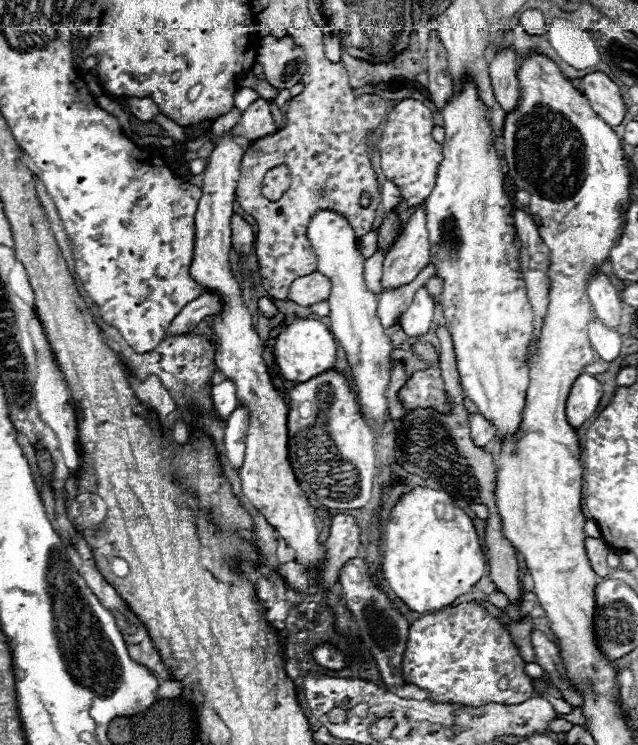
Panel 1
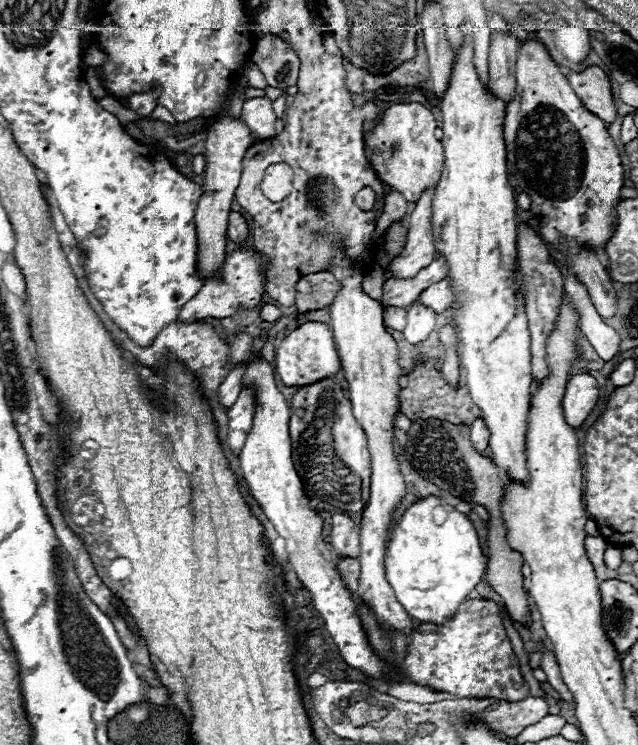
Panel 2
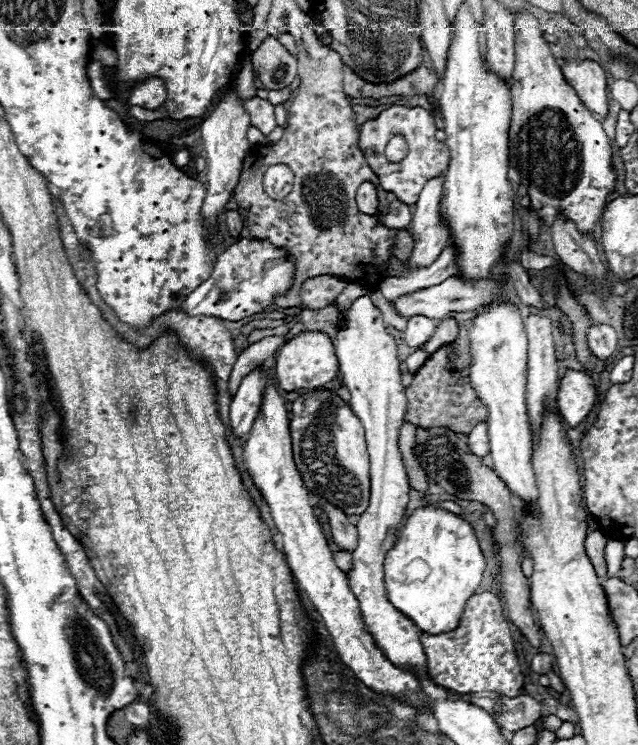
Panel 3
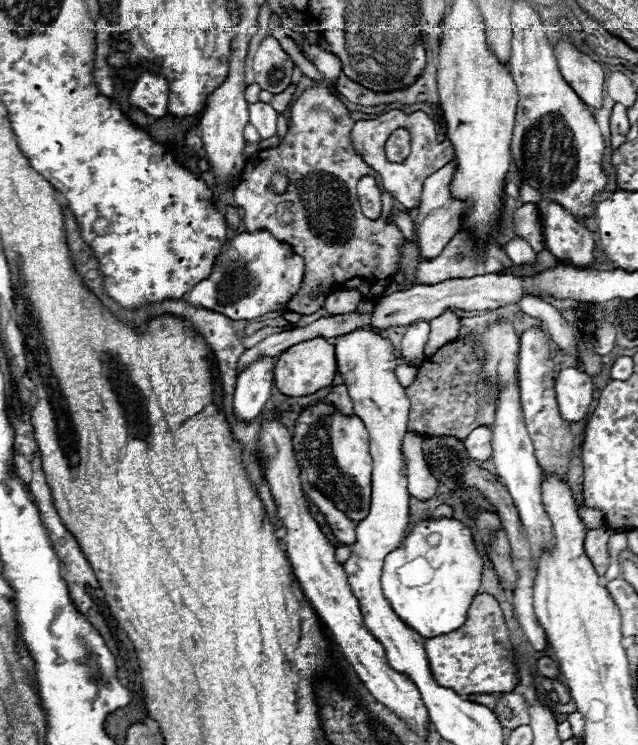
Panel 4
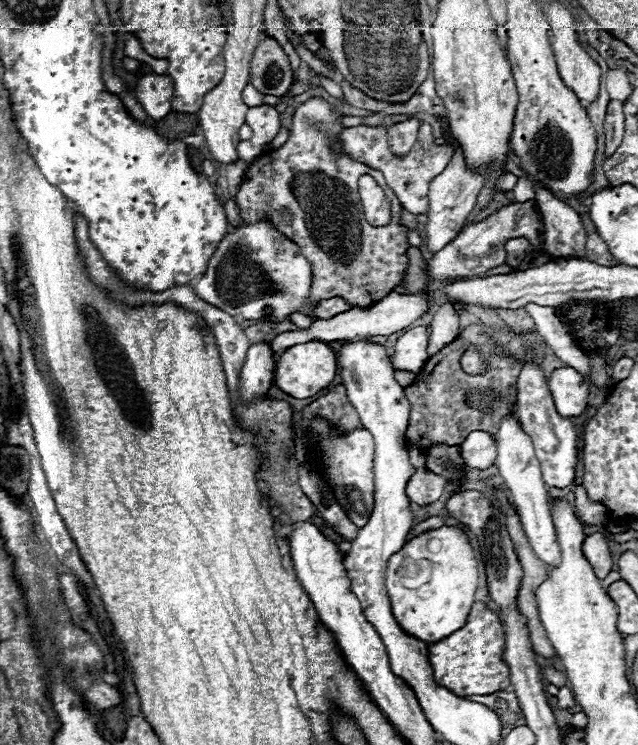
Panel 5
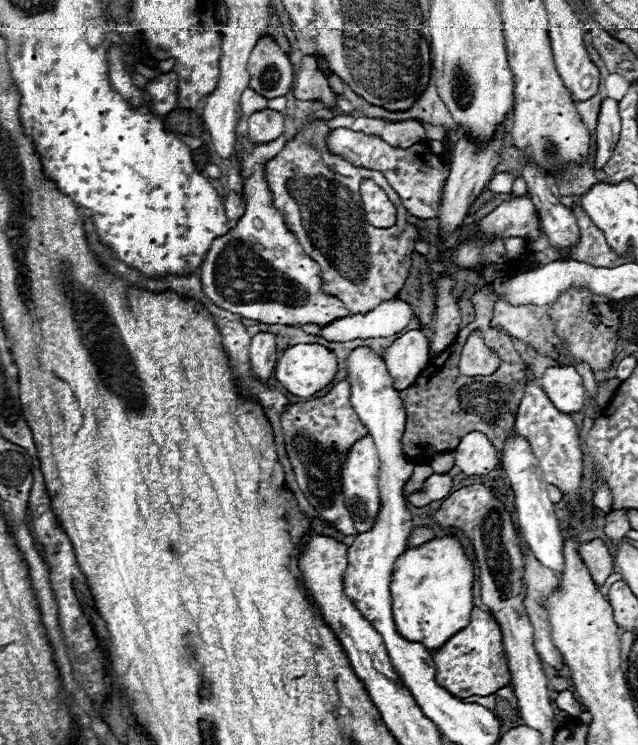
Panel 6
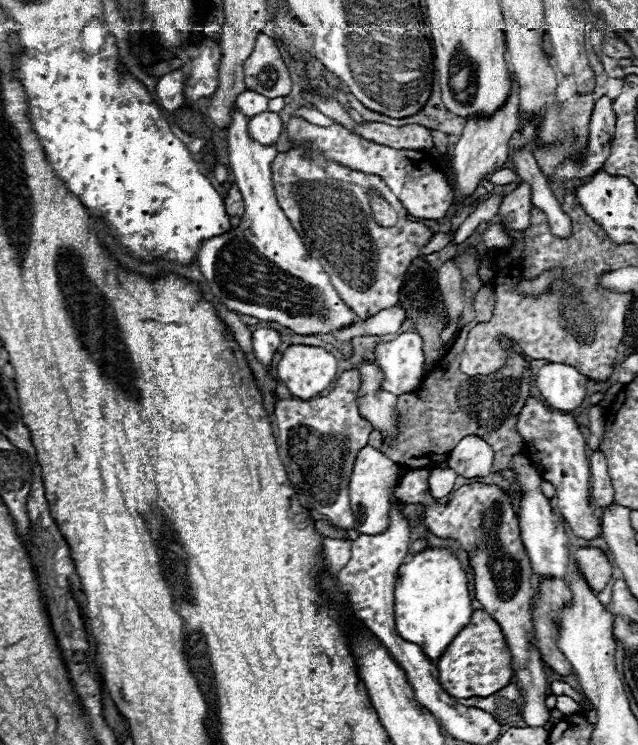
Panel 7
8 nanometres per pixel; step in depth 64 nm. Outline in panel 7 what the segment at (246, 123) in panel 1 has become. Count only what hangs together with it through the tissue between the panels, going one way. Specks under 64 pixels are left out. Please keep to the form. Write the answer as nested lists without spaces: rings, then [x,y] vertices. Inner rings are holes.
[[[260,112],[248,120],[248,132],[262,146],[270,146],[282,132],[282,120],[276,112]]]

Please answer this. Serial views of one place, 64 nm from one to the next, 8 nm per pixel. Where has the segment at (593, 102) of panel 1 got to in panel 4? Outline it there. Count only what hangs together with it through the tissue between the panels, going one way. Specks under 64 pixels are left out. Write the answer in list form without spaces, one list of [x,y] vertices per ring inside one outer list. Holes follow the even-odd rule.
[[[568,34],[560,38],[554,48],[554,56],[566,84],[580,96],[580,100],[590,108],[602,106],[604,92],[604,72],[598,62],[594,62],[588,54],[582,54]]]

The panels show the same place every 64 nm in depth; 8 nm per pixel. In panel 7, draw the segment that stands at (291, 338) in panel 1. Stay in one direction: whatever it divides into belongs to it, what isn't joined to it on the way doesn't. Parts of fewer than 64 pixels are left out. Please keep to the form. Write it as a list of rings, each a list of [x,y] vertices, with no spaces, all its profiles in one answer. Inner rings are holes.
[[[288,346],[276,366],[278,378],[298,400],[312,400],[336,378],[336,358],[318,346]]]

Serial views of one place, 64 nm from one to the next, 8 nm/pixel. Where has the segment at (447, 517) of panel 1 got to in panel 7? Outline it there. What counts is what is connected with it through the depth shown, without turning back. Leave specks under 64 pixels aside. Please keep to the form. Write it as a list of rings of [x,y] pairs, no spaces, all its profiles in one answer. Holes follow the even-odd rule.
[[[428,548],[410,556],[398,572],[394,592],[394,618],[396,632],[422,648],[430,660],[438,660],[456,634],[470,622],[472,596],[468,590],[468,578],[460,560],[446,548]]]

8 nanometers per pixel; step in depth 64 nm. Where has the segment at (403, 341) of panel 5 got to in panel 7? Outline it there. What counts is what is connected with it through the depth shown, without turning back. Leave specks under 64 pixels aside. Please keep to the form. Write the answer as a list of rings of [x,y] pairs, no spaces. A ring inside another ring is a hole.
[[[404,332],[390,342],[374,348],[374,364],[384,372],[382,390],[402,396],[416,392],[424,370],[422,338],[416,332]]]

